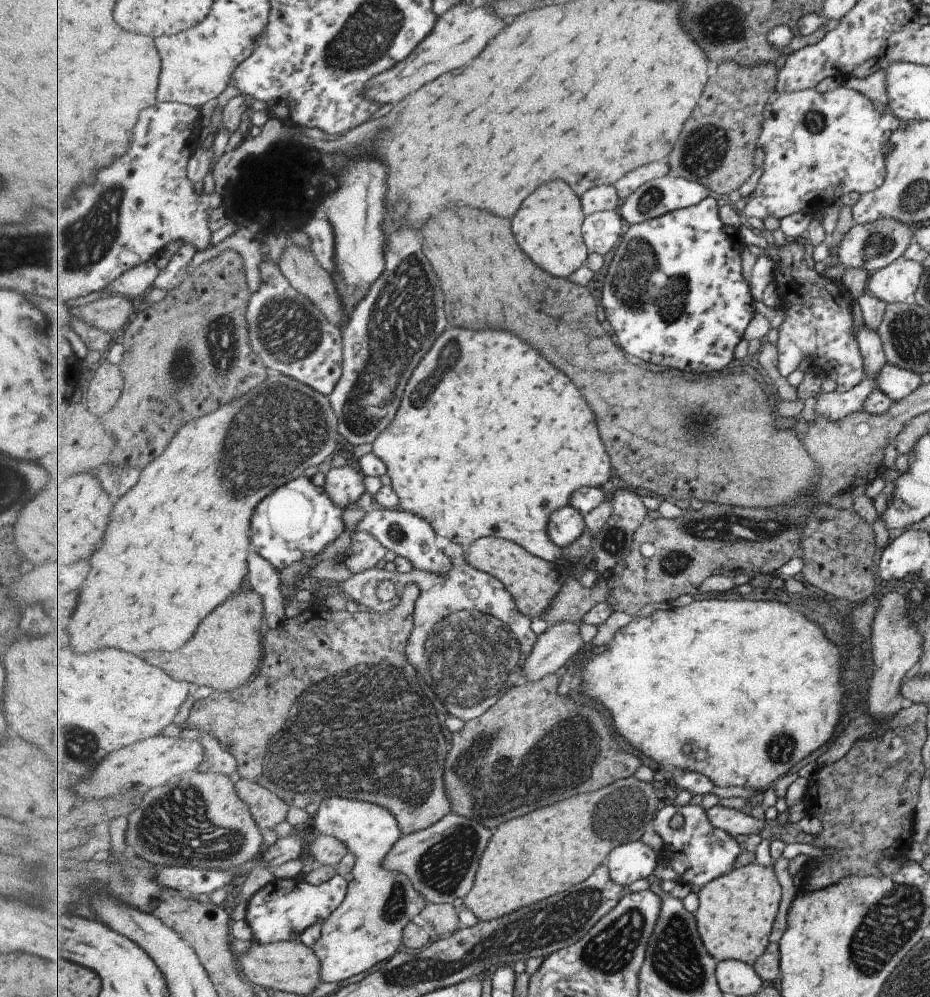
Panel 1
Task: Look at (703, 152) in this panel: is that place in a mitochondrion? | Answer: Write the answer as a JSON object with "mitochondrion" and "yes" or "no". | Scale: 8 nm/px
{"mitochondrion":"yes"}

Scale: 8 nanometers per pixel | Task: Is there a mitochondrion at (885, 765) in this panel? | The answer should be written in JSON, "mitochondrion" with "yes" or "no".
{"mitochondrion":"no"}

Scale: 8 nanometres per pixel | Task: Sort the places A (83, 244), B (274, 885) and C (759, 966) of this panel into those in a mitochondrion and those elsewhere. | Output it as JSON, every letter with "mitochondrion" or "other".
{"A":"mitochondrion","B":"other","C":"other"}

